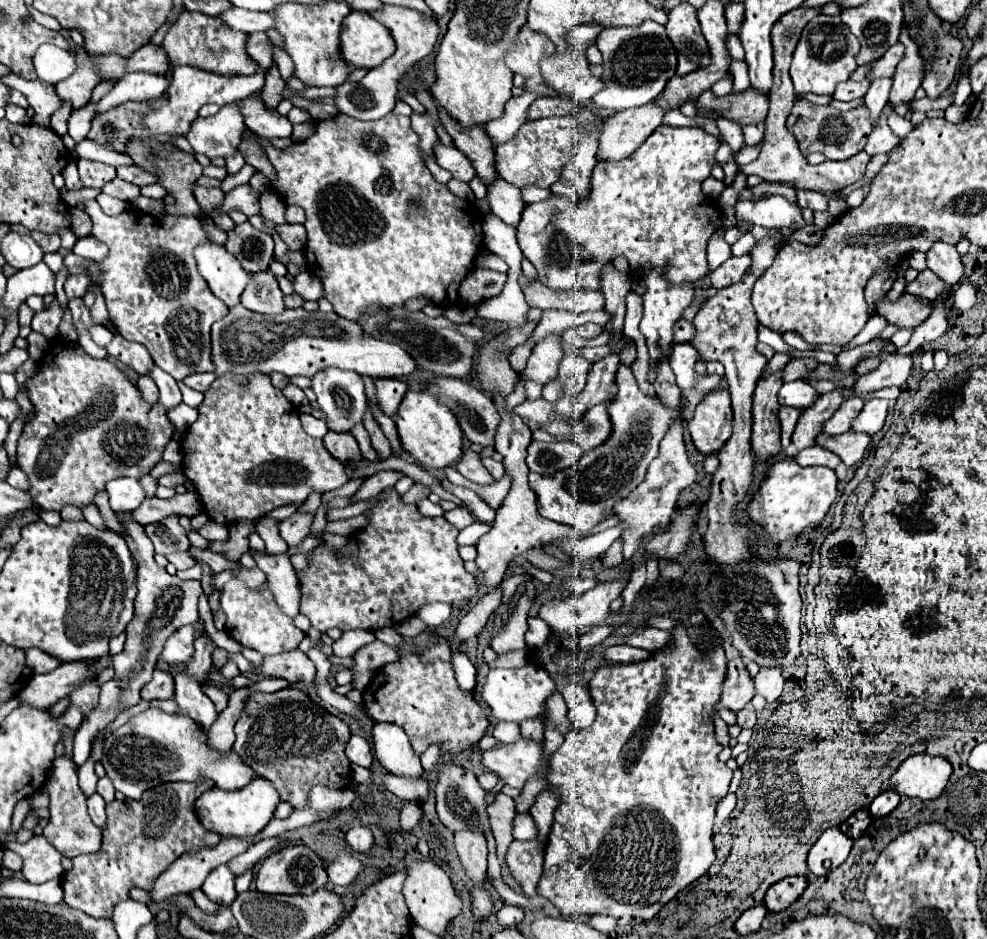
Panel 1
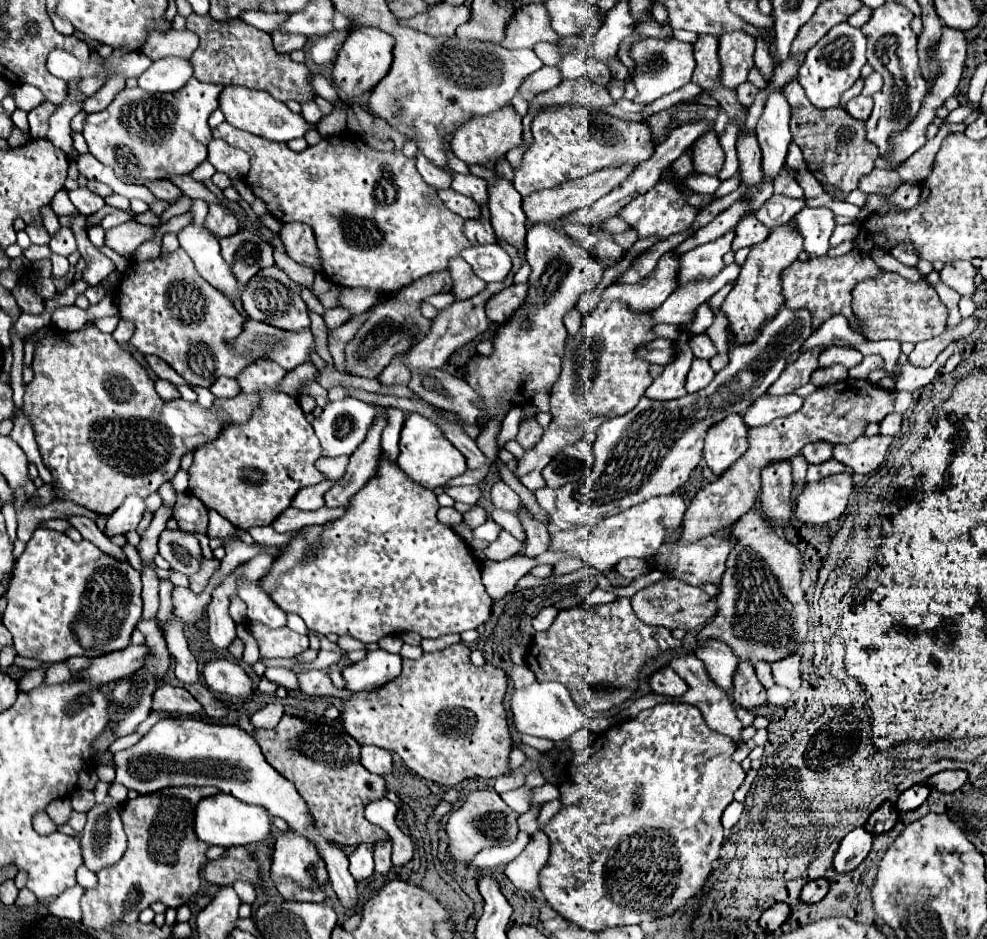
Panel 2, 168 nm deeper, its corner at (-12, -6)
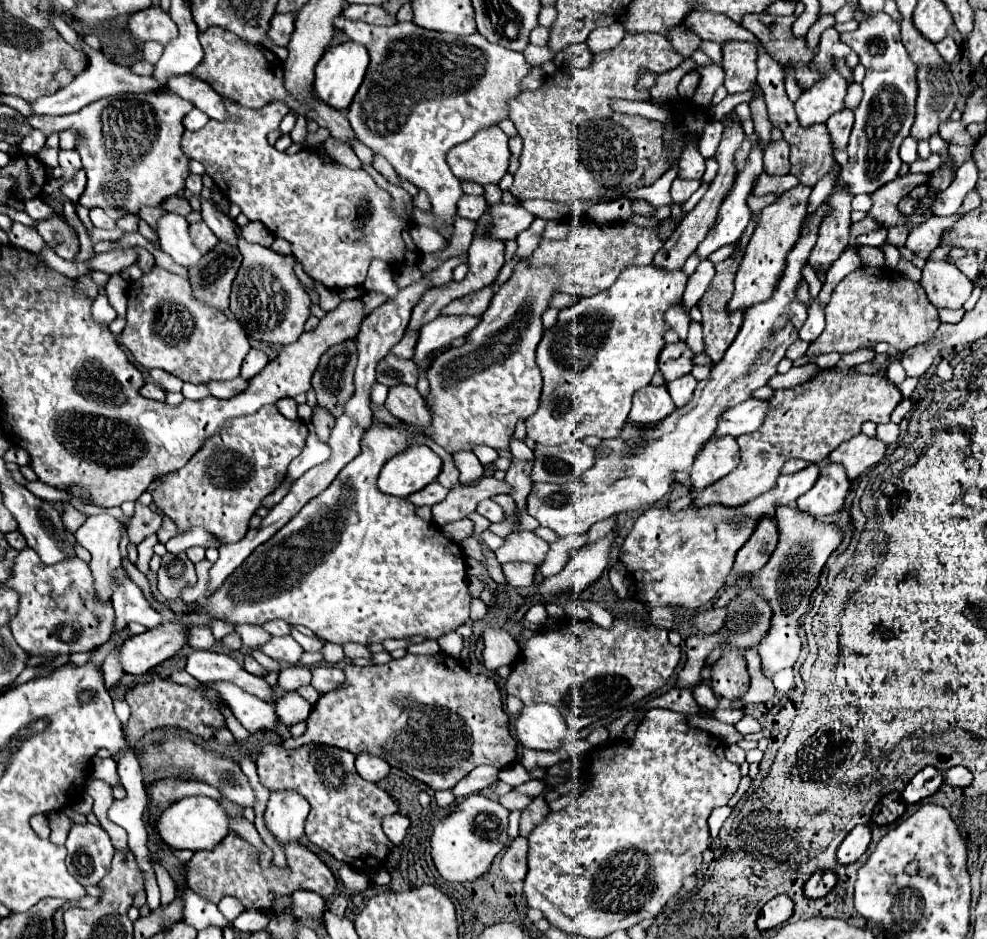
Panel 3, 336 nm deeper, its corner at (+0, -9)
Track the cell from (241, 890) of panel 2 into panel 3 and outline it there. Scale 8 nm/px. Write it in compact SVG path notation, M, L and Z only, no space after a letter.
M228 896L228 898L222 898L222 900L218 902L218 910L224 914L224 918L226 918L228 922L232 922L234 918L238 918L238 914L244 910L244 906L240 906L240 902L236 902L236 898Z

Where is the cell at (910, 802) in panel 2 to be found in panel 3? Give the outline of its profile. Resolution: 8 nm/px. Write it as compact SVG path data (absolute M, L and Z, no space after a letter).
M926 766L924 770L920 770L906 786L906 790L902 792L902 798L906 804L916 804L932 794L938 792L938 788L944 784L944 774L934 768L934 766Z

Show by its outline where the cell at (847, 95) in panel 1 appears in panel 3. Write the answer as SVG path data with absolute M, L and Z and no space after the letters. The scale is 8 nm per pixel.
M846 108L840 114L832 114L832 118L828 118L826 128L828 128L834 150L842 150L848 146L852 124L854 124L854 114Z

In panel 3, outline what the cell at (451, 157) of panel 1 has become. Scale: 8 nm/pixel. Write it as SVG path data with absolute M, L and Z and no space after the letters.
M464 194L458 202L458 216L466 218L466 220L478 220L484 212L486 212L488 204L484 200L484 196L468 196Z

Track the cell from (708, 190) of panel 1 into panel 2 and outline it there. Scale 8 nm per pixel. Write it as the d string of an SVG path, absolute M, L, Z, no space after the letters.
M696 173L692 179L688 179L688 187L692 187L694 193L710 193L712 195L720 187L720 179L718 177Z

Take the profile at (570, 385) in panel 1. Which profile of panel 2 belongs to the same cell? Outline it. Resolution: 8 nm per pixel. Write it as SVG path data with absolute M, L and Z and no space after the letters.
M600 301L596 309L584 317L582 331L578 337L566 339L566 353L562 363L560 379L552 385L552 399L550 399L550 411L552 419L556 419L562 427L574 427L592 415L624 415L636 407L644 391L648 389L648 383L652 383L652 377L648 375L648 363L634 357L634 349L642 343L648 343L654 339L650 333L650 319L648 313L632 313L622 305L620 301Z

